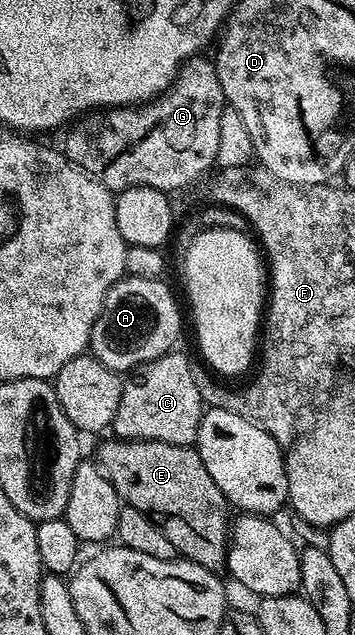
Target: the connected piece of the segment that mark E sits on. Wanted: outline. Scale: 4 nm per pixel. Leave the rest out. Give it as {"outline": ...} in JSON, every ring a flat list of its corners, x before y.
{"outline":[[109,438,101,448,99,467,128,507,163,522,167,539,175,546,178,557,194,560,210,570,226,567,230,509,225,495,215,486,211,474,207,474,207,466,203,466,196,447]]}

